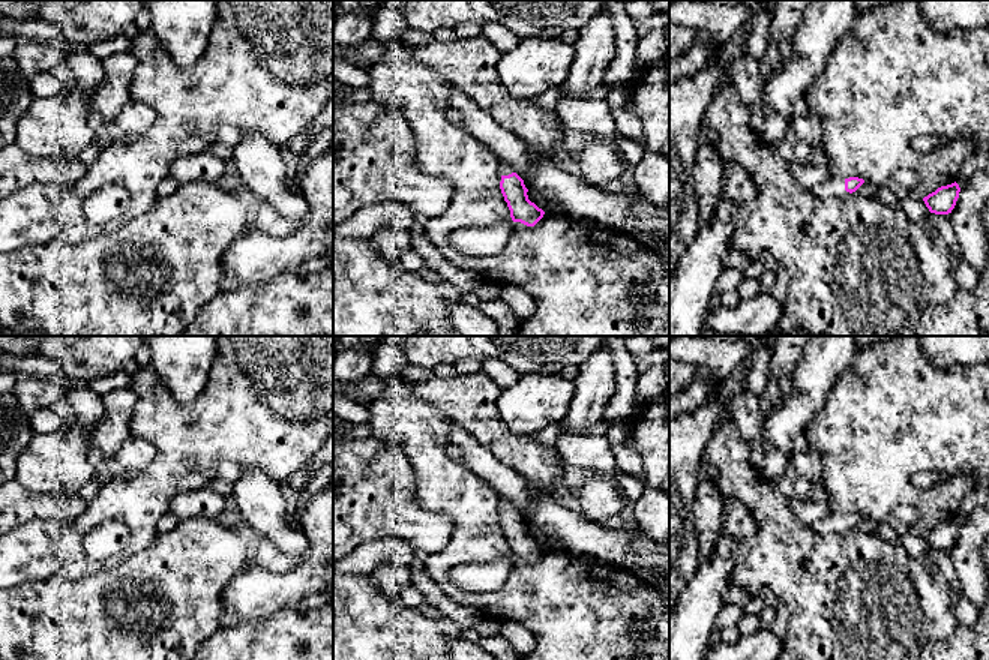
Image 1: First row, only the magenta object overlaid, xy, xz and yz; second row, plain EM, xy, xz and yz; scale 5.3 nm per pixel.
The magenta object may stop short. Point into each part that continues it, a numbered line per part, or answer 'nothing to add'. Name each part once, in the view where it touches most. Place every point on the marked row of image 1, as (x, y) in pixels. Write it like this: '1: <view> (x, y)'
1: yz (835, 186)

